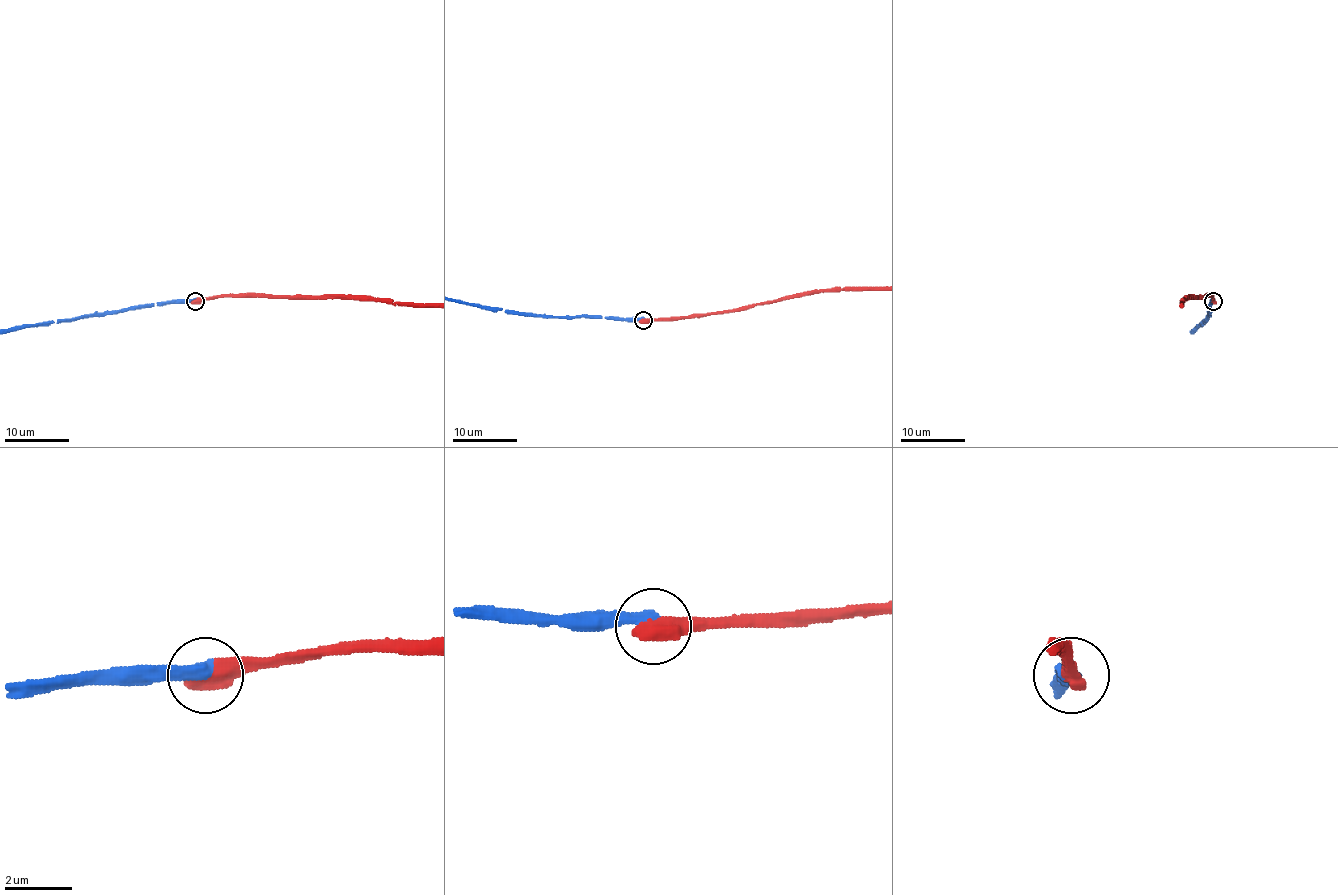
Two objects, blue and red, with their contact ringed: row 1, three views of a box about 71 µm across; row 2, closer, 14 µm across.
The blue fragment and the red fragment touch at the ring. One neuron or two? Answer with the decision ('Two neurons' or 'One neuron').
One neuron

